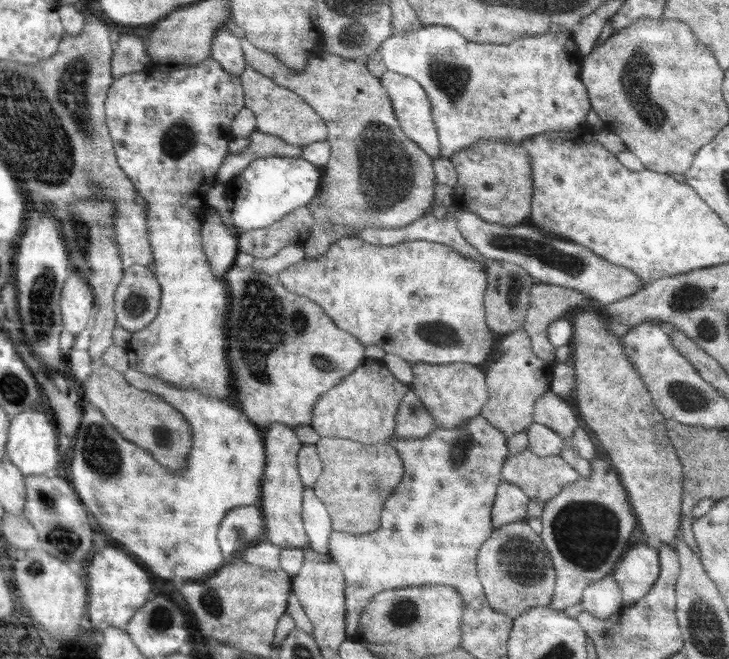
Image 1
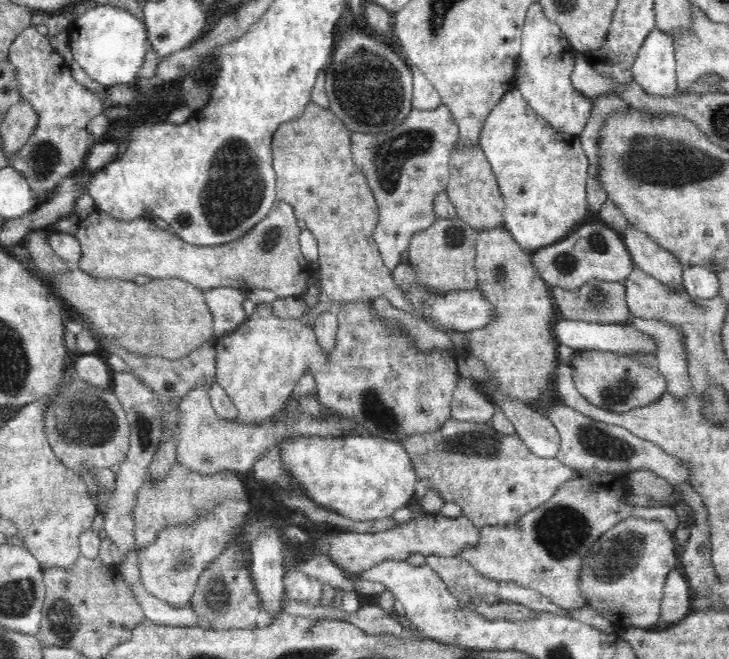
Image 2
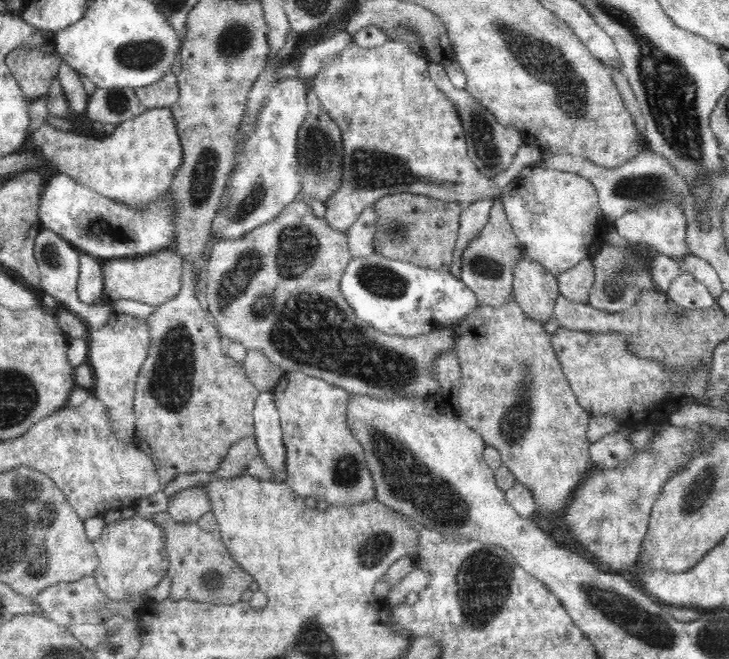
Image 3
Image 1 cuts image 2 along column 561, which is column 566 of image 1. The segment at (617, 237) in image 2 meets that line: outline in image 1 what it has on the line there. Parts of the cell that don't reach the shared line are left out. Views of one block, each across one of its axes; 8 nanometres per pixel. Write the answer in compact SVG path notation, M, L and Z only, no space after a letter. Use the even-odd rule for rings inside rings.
M456 209L456 226L466 242L470 242L484 259L516 264L539 282L578 290L602 307L631 297L644 287L644 280L638 278L632 270L610 265L610 262L599 258L578 242L554 237L529 226L520 224L509 227L489 223L464 209Z

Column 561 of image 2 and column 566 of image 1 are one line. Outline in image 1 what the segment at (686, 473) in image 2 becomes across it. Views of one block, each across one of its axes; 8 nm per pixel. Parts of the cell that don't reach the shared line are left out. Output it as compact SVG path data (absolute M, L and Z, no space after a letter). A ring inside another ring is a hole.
M548 389L542 397L534 401L534 422L546 425L552 431L558 431L564 437L564 450L560 452L560 457L564 459L570 467L575 468L579 477L590 479L592 477L591 463L587 462L574 452L570 435L578 427L578 421L574 415L574 410L568 405L566 400L560 398L556 393Z

